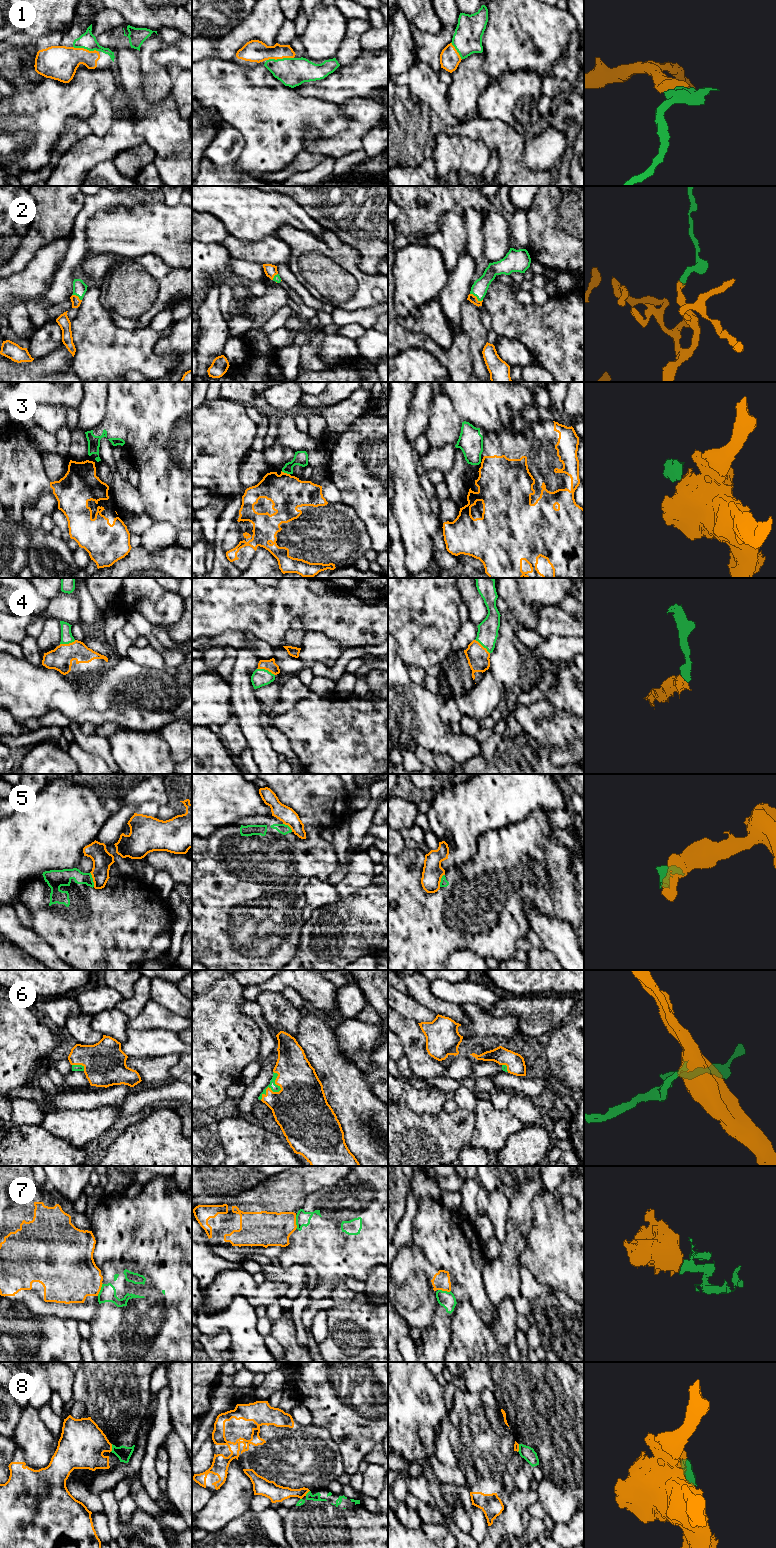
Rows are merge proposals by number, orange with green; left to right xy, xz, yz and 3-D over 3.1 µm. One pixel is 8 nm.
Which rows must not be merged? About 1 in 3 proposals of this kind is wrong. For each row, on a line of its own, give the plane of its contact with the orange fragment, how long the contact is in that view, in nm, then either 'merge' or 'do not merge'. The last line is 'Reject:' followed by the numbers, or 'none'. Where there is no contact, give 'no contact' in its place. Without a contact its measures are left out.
1: meets orange in xz; contact 220 nm long; merge
2: meets orange in yz; contact 120 nm long; merge
3: meets orange in xz; contact 80 nm long; do not merge
4: meets orange in xz; contact 160 nm long; merge
5: meets orange in xy; contact 120 nm long; do not merge
6: meets orange in xz; contact 260 nm long; merge
7: meets orange in xz; contact 110 nm long; do not merge
8: meets orange in xy; contact 70 nm long; do not merge
Reject: 3, 5, 7, 8

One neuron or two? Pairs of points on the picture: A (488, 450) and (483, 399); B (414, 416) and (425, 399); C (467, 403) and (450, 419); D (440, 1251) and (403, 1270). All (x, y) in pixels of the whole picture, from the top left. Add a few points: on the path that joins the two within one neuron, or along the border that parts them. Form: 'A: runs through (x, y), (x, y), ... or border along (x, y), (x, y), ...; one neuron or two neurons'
A: border along (510, 432), (486, 433); two neurons
B: runs through (418, 412), (421, 403); one neuron
C: border along (443, 393), (450, 398), (456, 413), (462, 421); two neurons
D: border along (422, 1252), (428, 1264), (434, 1267); two neurons

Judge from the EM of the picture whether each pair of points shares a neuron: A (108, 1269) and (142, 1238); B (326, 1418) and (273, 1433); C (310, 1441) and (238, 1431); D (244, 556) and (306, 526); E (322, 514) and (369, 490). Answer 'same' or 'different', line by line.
A: same
B: different
C: same
D: same
E: different

